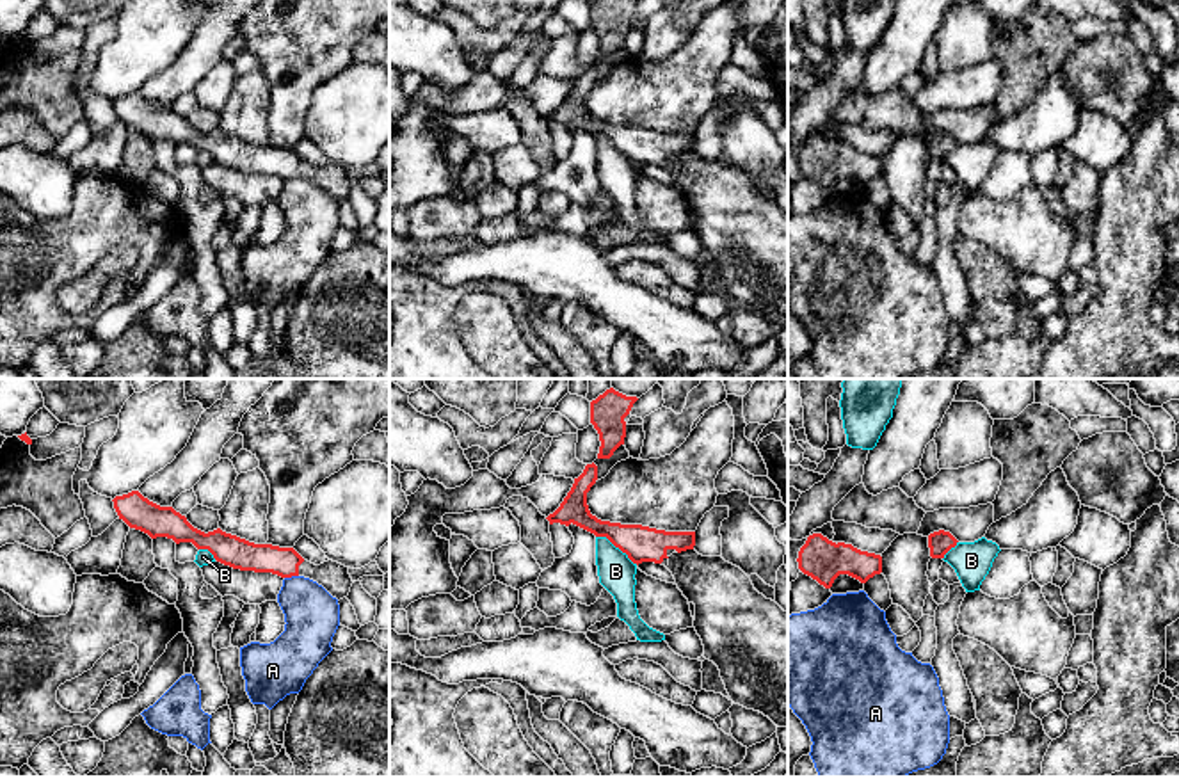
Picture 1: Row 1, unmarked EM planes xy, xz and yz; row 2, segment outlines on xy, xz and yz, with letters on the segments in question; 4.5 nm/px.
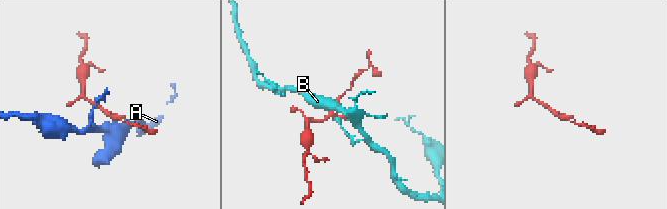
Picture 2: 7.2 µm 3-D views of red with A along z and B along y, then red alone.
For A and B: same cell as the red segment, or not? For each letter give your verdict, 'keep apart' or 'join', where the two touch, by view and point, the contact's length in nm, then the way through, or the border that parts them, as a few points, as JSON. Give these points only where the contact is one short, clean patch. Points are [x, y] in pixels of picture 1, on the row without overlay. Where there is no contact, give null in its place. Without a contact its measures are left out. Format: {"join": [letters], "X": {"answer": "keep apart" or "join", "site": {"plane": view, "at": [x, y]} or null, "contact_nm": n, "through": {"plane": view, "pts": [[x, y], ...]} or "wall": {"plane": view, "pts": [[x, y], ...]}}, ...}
{"join": [], "A": {"answer": "keep apart", "site": {"plane": "xy", "at": [290, 178]}, "contact_nm": 70, "wall": {"plane": "xy", "pts": [[297, 176], [285, 180]]}}, "B": {"answer": "keep apart", "site": {"plane": "xz", "at": [617, 148]}, "contact_nm": 240, "wall": {"plane": "xz", "pts": [[596, 137], [605, 137], [637, 166]]}}}

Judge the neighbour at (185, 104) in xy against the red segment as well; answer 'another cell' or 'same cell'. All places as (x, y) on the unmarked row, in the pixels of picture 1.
another cell

